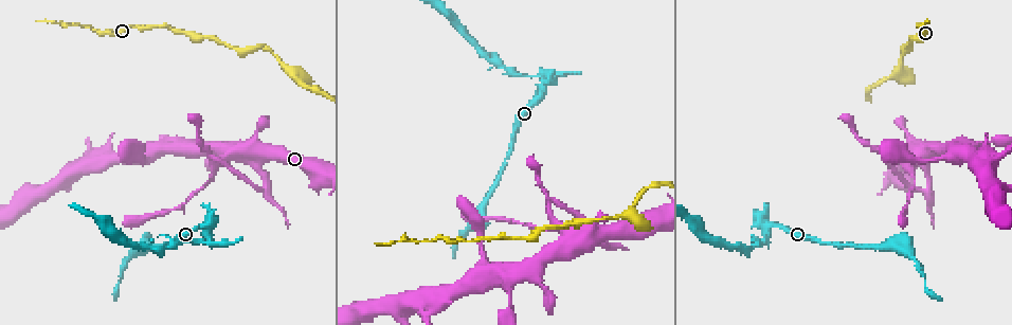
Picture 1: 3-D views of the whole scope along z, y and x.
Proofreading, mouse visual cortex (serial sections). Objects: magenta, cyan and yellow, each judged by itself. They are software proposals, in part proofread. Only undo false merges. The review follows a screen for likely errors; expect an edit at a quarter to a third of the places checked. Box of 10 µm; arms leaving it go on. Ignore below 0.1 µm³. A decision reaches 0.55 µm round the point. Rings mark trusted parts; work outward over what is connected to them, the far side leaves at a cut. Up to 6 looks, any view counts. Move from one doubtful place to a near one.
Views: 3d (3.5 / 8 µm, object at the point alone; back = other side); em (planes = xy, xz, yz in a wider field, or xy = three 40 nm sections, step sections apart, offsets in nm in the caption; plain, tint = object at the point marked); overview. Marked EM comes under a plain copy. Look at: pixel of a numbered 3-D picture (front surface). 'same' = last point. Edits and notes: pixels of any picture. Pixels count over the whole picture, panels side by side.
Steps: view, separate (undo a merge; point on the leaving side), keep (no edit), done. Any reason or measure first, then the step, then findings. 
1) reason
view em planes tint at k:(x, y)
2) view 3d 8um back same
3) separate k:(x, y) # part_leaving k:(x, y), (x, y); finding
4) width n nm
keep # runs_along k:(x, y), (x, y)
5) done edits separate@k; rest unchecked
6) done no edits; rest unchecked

abrupt turn
view 3d 3.5um back at 1:(193, 242)

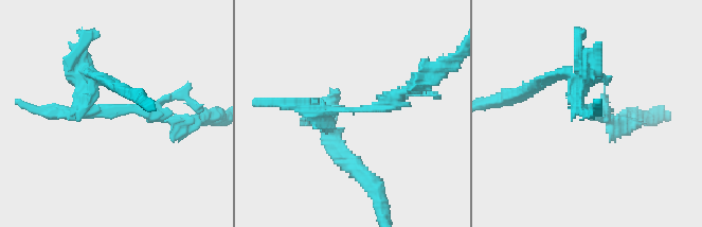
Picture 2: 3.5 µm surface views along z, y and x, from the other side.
view em xy step 5 tint at 2:(112, 109)

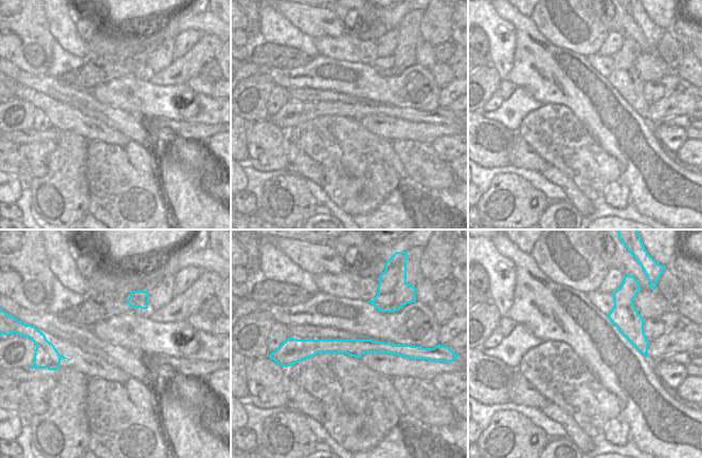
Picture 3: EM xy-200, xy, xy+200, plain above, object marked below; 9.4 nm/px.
separate 2:(326, 109) # part_leaving 2:(328, 125), (338, 111), (396, 95); a second cell is stuck on

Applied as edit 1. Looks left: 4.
sudden change in width
view 3d 3.5um at 1:(918, 151)

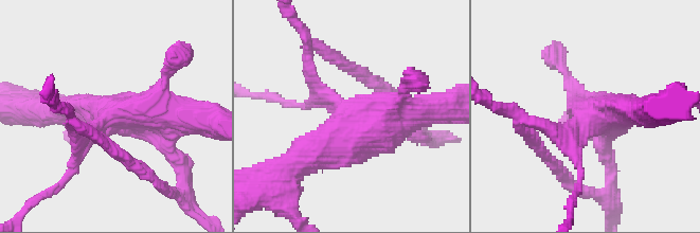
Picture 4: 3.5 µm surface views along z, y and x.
view em xy step 2 tint at 4:(346, 115)

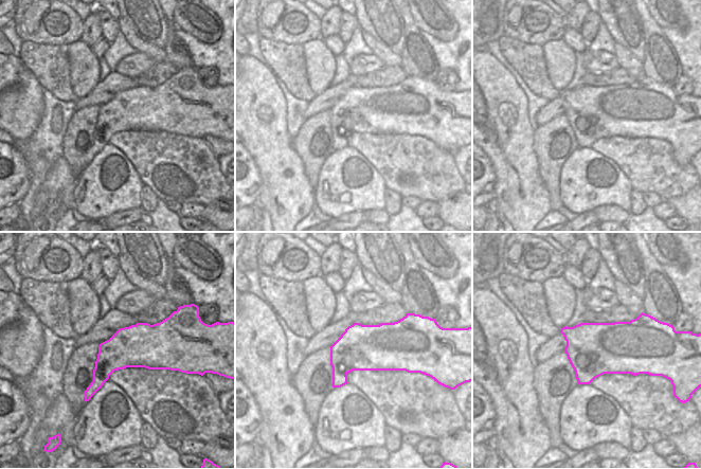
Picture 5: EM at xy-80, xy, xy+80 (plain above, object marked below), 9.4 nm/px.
separate 4:(571, 151) # a second cell is stuck on

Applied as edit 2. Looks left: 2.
done edits separate@2, separate@4; rest unchecked

